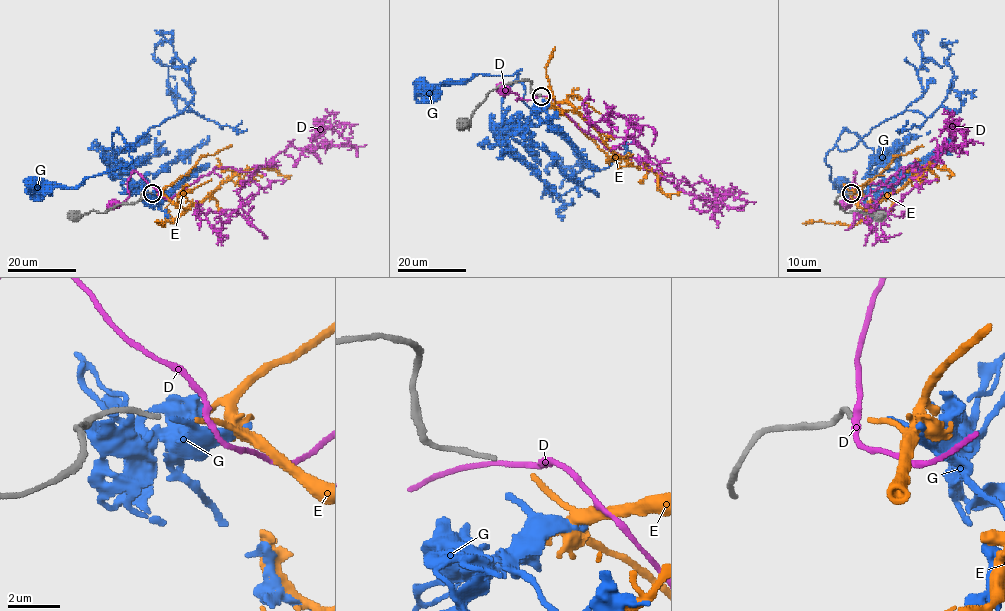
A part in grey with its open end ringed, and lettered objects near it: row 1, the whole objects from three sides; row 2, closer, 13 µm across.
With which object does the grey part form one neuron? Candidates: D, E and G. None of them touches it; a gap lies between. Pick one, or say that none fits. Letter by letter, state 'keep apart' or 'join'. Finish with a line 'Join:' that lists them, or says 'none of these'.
D: keep apart
E: join
G: keep apart
Join: E

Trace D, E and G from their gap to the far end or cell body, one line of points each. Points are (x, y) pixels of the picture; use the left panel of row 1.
D: (157, 193), (170, 198), (215, 168), (250, 172), (258, 192), (206, 218), (220, 227), (238, 210), (261, 233)
E: (157, 193), (186, 207), (198, 204), (244, 169), (268, 165), (268, 169), (282, 175), (290, 175)
G: (153, 193), (146, 193), (116, 162), (112, 136), (118, 129), (130, 163), (87, 177), (75, 187), (29, 185)

